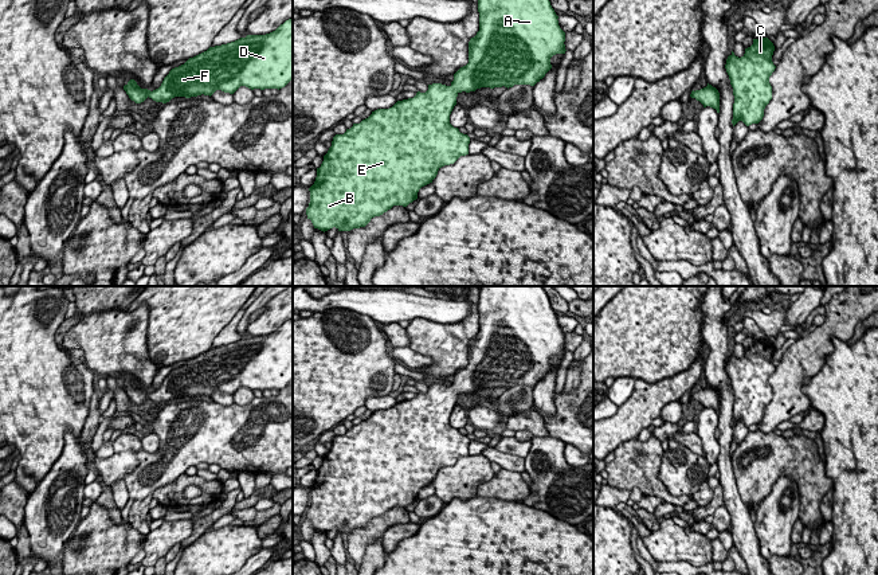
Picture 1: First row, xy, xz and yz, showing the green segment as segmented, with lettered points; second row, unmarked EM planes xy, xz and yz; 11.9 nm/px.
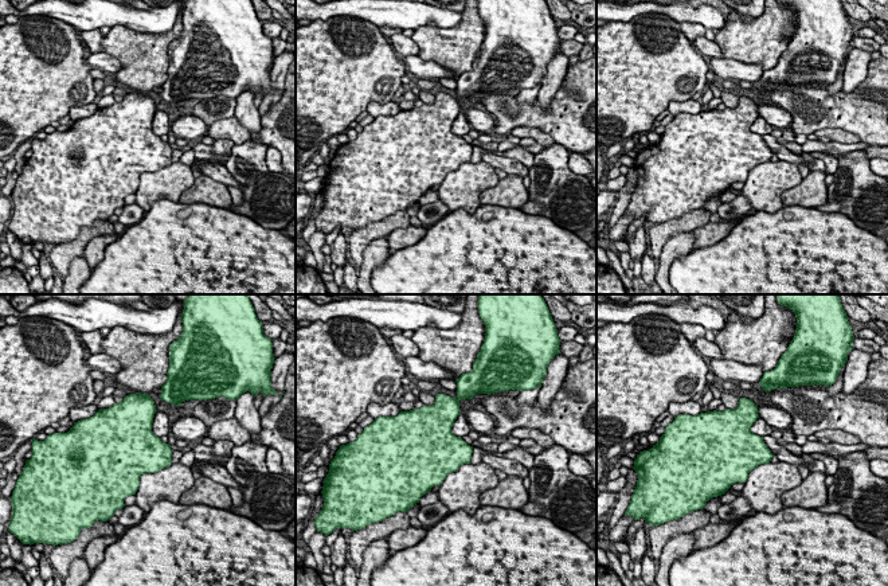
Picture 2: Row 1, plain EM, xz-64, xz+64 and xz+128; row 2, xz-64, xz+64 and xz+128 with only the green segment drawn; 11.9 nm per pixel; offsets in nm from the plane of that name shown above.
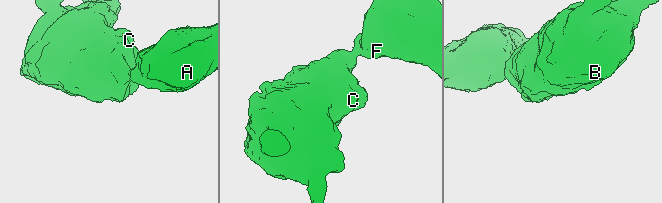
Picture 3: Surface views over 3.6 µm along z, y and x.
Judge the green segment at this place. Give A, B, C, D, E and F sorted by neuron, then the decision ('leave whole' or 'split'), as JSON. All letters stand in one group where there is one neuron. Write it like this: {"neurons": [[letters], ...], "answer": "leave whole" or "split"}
{"neurons": [["A", "B", "C", "D", "E", "F"]], "answer": "leave whole"}

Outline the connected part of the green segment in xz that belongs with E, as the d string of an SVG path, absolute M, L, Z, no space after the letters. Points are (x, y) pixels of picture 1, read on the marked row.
M478 0L478 12L479 31L469 42L469 63L454 74L450 86L428 85L426 93L418 91L413 98L397 101L389 109L377 109L360 124L353 124L344 134L333 137L332 146L317 168L315 181L309 188L310 203L306 215L314 228L324 232L333 227L338 231L350 231L365 227L372 218L383 215L393 206L407 207L418 199L422 187L432 183L442 167L469 154L470 137L450 124L450 114L459 93L481 87L534 86L552 69L550 58L567 51L565 32L560 28L558 16L549 0Z

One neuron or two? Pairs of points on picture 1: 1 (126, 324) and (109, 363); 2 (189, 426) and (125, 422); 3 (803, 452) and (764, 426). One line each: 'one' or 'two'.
1: one
2: two
3: two

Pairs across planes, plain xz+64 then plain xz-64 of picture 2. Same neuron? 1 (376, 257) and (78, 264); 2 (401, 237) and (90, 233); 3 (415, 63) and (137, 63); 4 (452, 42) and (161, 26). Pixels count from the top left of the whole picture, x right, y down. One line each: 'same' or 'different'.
1: same
2: different
3: different
4: different

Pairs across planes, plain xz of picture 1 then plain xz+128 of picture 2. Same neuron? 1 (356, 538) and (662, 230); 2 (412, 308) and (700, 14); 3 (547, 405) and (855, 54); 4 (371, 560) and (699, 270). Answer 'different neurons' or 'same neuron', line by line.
1: same neuron
2: same neuron
3: same neuron
4: different neurons

